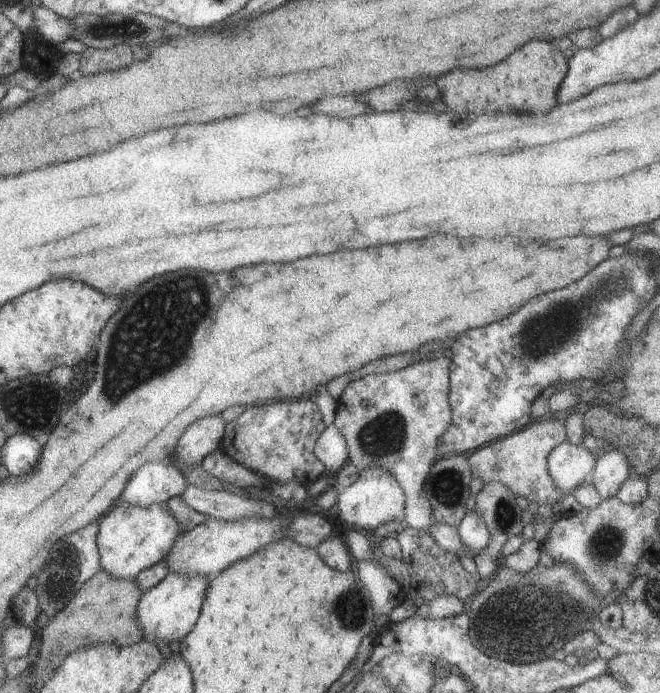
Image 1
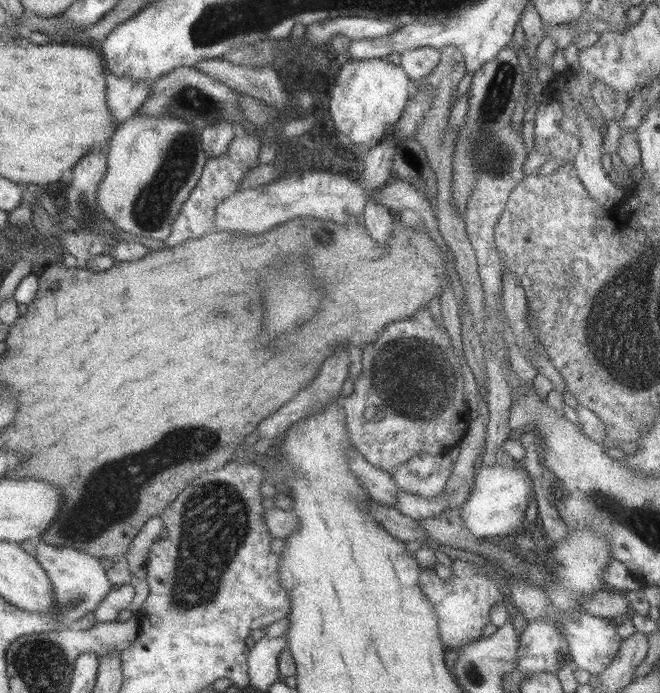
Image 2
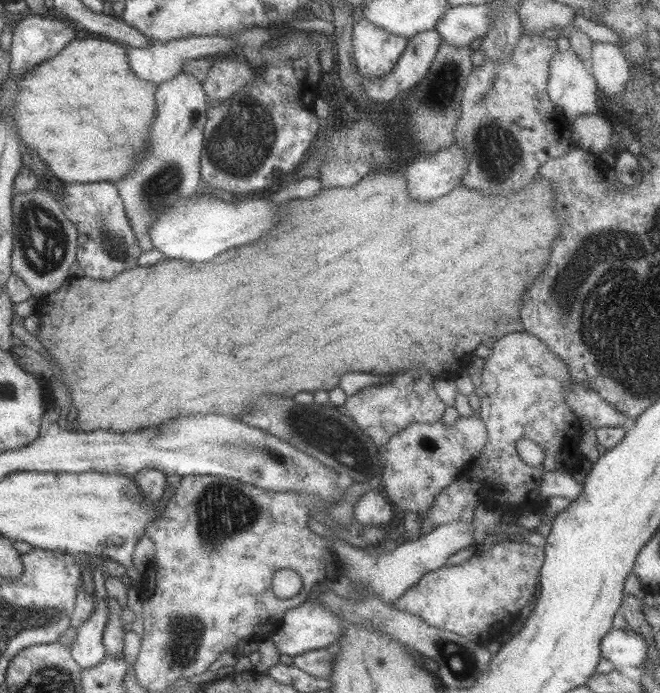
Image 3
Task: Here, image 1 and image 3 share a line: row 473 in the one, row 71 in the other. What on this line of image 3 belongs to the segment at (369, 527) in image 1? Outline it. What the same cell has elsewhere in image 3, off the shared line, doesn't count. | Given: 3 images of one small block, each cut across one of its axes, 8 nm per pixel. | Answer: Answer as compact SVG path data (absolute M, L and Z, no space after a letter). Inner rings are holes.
M363 16L352 26L353 60L363 77L387 75L407 44L405 37L392 35Z

